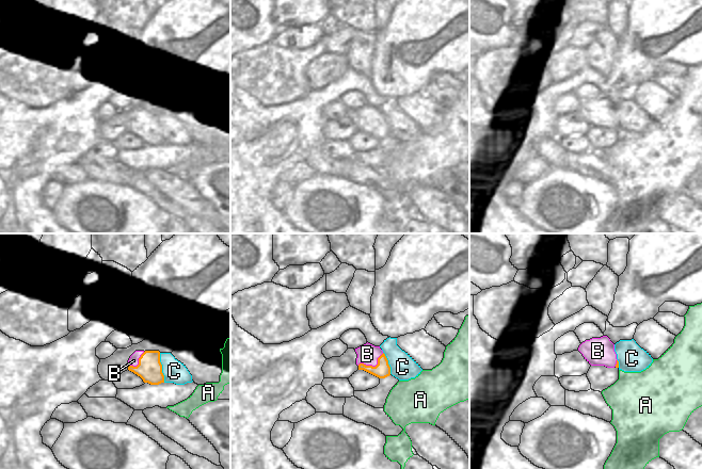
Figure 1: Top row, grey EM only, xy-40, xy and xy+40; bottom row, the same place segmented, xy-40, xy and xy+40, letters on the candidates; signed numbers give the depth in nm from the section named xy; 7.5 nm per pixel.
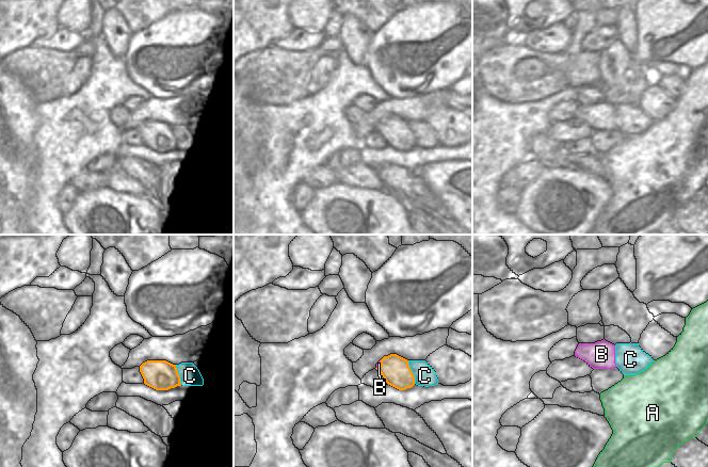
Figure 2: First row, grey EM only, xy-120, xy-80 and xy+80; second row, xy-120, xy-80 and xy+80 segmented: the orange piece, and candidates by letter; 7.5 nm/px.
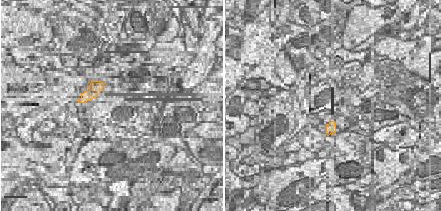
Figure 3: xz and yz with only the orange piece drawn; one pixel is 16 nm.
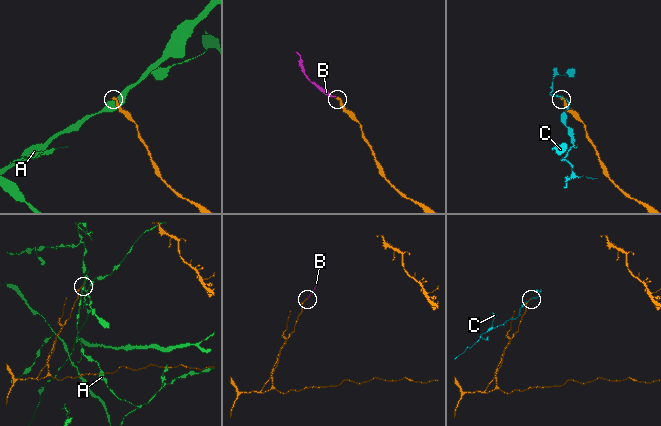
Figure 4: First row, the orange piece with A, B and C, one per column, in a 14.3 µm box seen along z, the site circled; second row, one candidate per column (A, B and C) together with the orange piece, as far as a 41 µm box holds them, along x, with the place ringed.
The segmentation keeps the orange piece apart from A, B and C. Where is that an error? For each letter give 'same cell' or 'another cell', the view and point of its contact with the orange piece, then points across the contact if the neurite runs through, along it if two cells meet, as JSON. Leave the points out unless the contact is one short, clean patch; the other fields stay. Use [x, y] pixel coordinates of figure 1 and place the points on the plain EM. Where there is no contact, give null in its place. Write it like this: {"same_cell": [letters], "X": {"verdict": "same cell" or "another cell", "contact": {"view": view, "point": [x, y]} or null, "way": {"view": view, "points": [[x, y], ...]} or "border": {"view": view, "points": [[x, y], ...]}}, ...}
{"same_cell": ["B"], "A": {"verdict": "another cell", "contact": null}, "B": {"verdict": "same cell", "contact": {"view": "xy", "point": [371, 127]}, "way": {"view": "xy", "points": [[382, 131], [378, 127], [371, 127], [371, 120], [367, 115]]}}, "C": {"verdict": "another cell", "contact": {"view": "xy-40", "point": [161, 129]}}}

